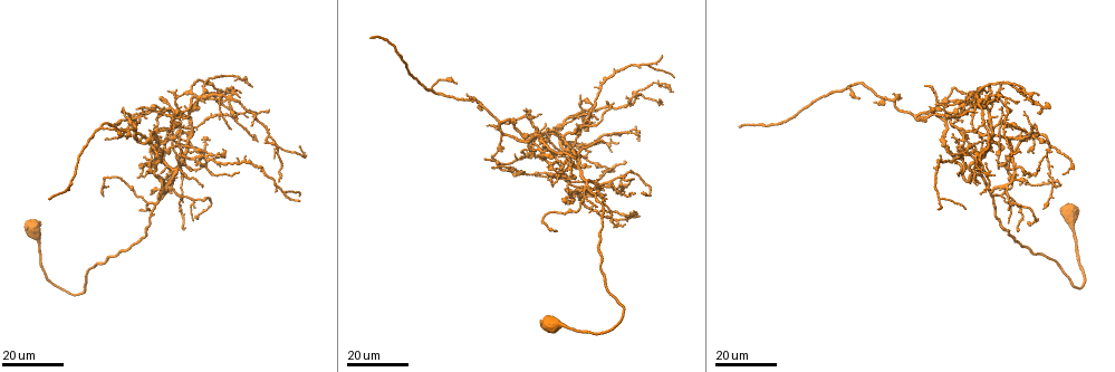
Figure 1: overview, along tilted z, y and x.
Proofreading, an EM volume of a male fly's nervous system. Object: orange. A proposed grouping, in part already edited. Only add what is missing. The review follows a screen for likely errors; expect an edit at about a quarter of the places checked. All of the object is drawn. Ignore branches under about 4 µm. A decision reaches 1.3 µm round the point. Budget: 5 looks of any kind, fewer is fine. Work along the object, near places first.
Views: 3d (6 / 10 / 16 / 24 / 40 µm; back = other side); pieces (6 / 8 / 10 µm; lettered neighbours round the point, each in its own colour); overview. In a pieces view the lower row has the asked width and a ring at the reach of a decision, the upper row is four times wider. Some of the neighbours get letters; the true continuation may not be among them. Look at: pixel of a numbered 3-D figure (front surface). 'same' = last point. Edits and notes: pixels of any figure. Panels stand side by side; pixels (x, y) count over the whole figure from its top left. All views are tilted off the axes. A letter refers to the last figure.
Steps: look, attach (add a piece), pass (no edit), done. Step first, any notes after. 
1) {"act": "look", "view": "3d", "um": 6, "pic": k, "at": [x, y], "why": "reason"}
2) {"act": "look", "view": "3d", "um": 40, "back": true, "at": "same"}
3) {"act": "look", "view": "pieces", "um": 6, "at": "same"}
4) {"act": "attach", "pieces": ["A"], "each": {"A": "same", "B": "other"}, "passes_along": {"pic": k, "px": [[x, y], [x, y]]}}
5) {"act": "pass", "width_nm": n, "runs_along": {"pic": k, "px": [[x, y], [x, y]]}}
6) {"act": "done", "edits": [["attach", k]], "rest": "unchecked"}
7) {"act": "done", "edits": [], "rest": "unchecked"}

{"act": "look", "view": "3d", "um": 24, "pic": 1, "at": [1049, 107], "why": "free end"}

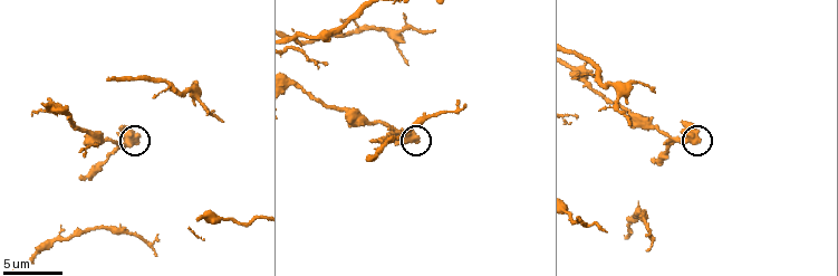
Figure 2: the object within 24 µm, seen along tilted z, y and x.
{"act": "look", "view": "pieces", "um": 8, "pic": 2, "at": [418, 140]}

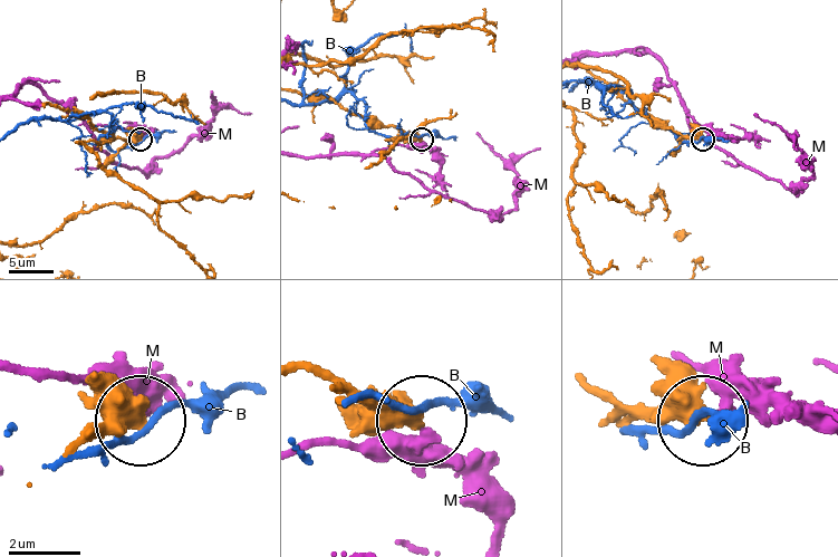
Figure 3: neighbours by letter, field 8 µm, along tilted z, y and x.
{"act": "pass", "width_nm": 450, "each": {"B": "other", "M": "other"}, "runs_along": {"pic": 3, "px": [[586, 383], [619, 402], [695, 419]]}, "found": "none of them fits"}

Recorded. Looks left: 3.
{"act": "look", "view": "3d", "um": 16, "pic": 1, "at": [1044, 139], "why": "branch stops here"}

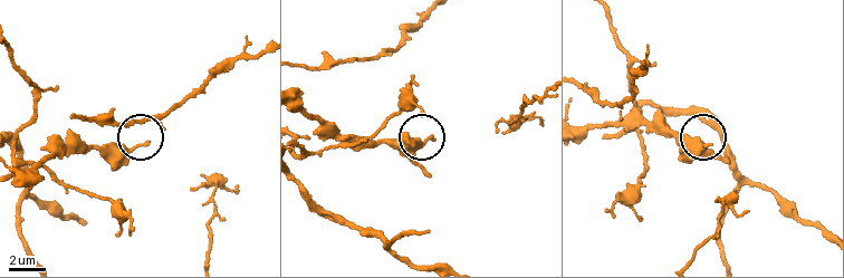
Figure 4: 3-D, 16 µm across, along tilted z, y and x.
{"act": "look", "view": "pieces", "um": 8, "pic": 4, "at": [709, 147], "why": "what lies round it"}

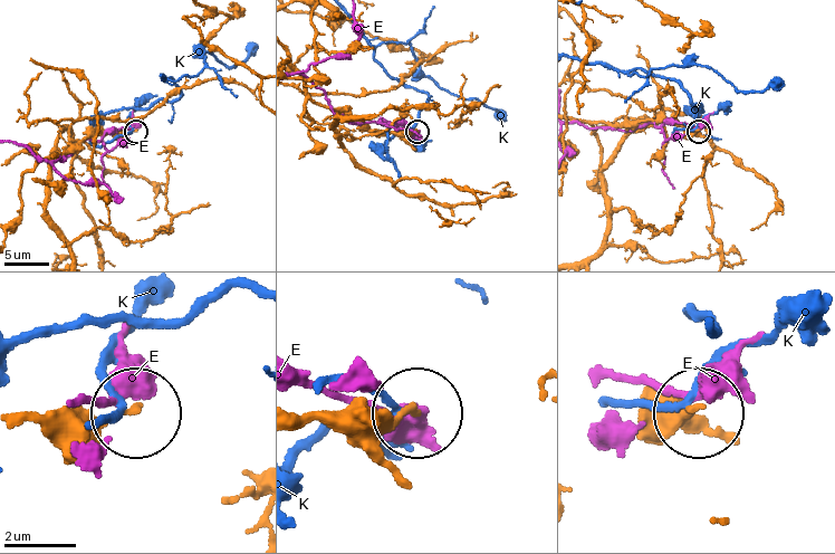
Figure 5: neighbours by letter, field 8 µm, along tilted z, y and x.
{"act": "pass", "each": {"E": "other", "K": "other"}, "found": "no lettered piece goes on from it"}

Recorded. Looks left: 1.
{"act": "done", "edits": [], "rest": "unchecked"}

